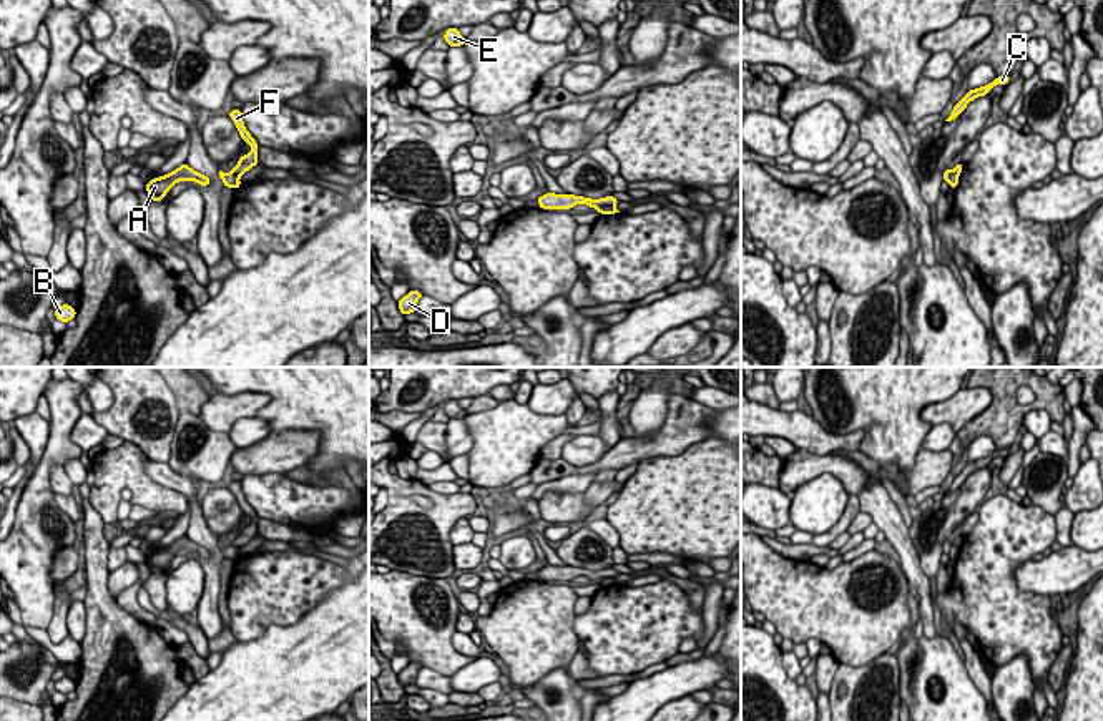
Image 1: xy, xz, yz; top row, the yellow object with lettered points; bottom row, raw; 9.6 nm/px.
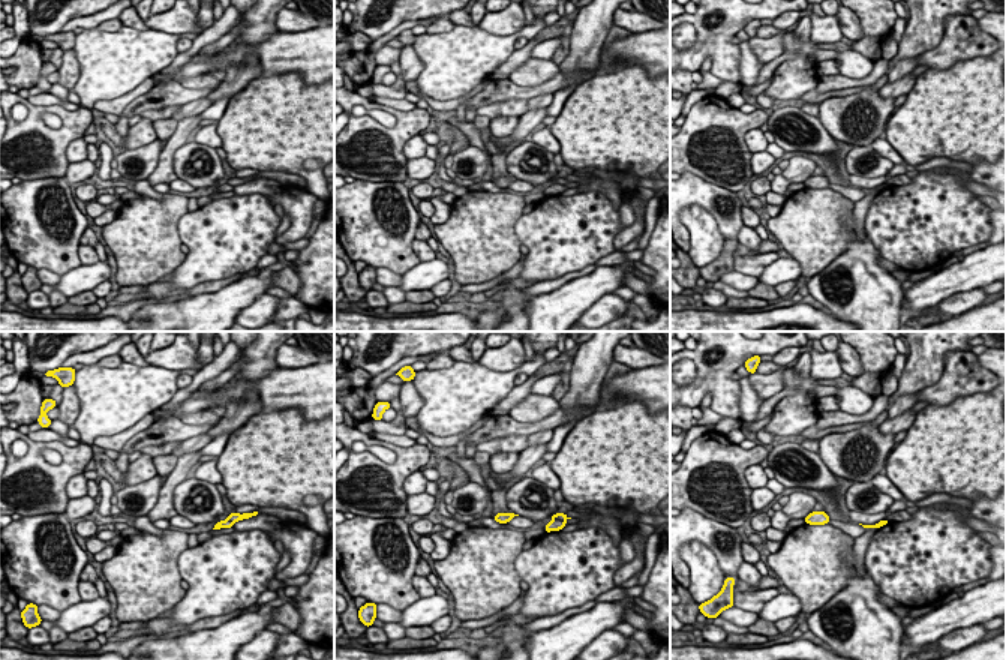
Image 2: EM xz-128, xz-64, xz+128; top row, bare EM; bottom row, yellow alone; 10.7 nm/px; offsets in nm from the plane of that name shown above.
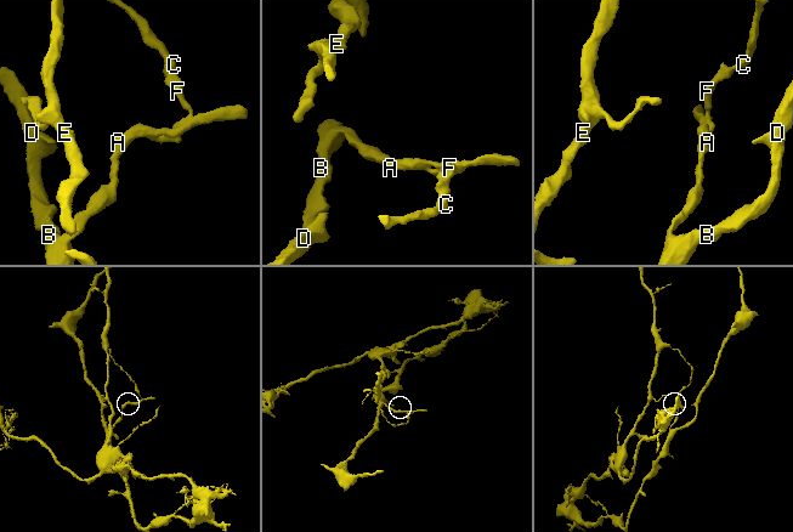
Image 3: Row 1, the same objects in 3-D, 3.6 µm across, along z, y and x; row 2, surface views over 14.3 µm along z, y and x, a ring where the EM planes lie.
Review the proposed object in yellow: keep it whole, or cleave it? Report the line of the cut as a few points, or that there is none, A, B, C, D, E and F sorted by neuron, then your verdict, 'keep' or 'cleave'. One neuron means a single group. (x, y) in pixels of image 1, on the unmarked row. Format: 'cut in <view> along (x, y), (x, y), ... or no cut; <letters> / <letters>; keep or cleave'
cut in xy along (231, 544), (238, 549); A B D / C E F; cleave

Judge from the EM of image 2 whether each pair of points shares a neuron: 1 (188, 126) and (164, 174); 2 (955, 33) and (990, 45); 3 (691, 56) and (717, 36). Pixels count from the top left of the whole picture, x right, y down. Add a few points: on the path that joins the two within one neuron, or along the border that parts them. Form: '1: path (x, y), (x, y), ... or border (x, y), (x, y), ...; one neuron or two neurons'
1: path (179, 138), (168, 150), (165, 162); one neuron
2: path (964, 39), (981, 42); one neuron
3: path (697, 53), (711, 42); one neuron

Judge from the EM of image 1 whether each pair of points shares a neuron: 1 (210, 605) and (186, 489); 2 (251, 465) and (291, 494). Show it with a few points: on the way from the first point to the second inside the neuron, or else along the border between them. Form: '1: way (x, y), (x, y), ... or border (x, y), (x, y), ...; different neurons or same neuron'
1: way (211, 577), (215, 550), (198, 530), (195, 517); same neuron
2: border (283, 472), (245, 475); different neurons

